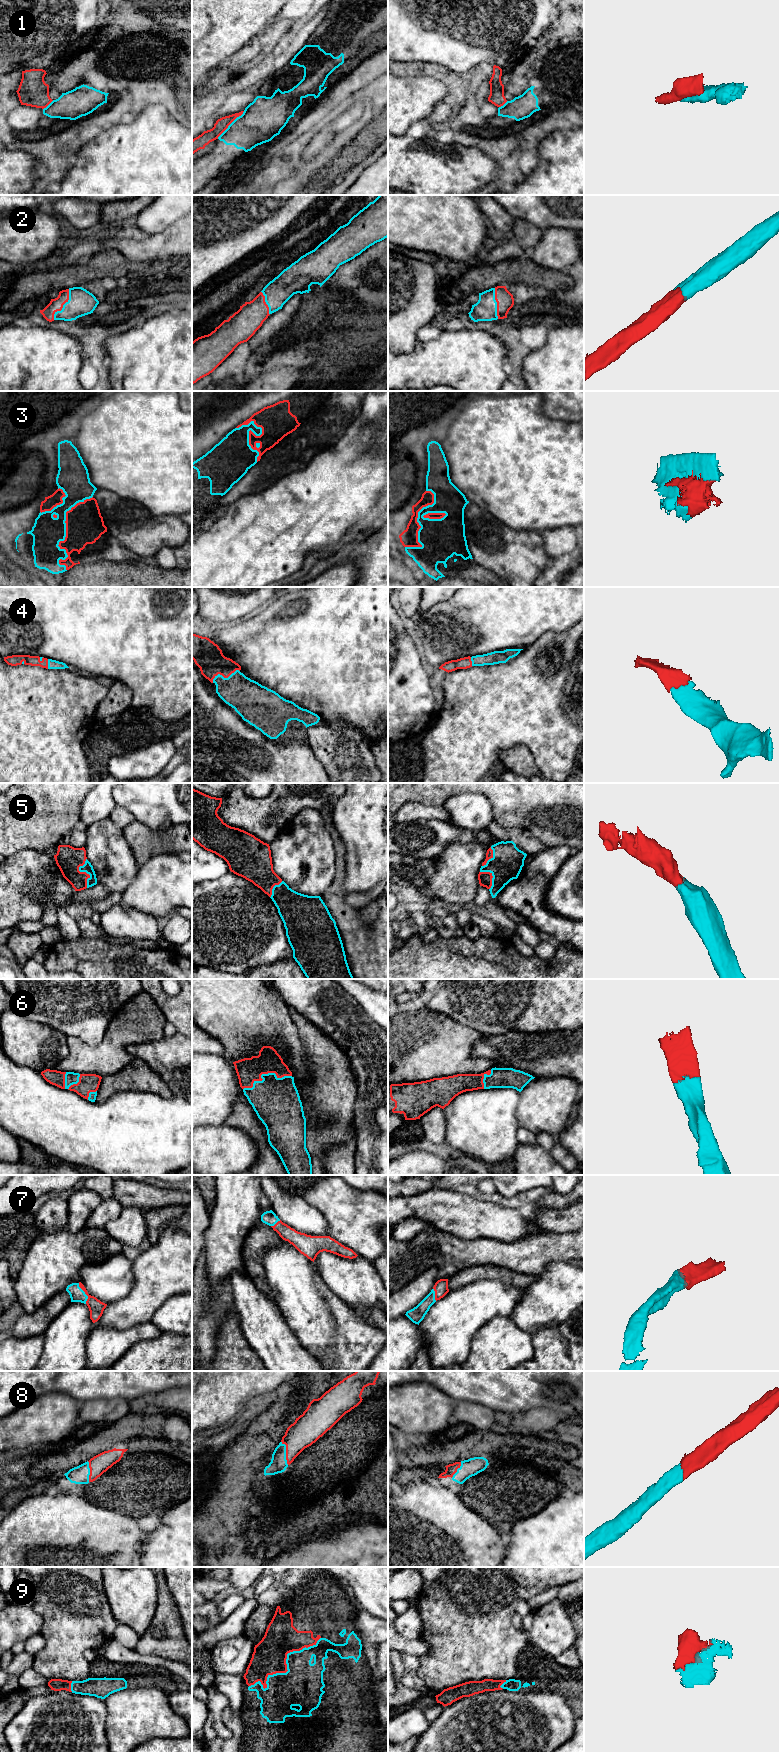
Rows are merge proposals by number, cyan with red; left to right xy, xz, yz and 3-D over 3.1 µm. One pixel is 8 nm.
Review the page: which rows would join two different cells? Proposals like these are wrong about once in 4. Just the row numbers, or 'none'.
1

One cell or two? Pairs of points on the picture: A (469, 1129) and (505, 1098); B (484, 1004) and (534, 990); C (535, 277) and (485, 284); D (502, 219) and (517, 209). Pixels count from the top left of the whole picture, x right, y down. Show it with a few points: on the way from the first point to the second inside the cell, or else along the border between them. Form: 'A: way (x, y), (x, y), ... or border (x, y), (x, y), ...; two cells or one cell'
A: way (478, 1124), (496, 1107); one cell
B: way (496, 992), (498, 990), (522, 990); one cell
C: way (523, 275), (497, 275); one cell
D: border (500, 205), (513, 218); two cells

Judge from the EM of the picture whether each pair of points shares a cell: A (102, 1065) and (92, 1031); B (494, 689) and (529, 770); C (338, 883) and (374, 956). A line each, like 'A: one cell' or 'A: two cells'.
A: two cells
B: two cells
C: one cell

